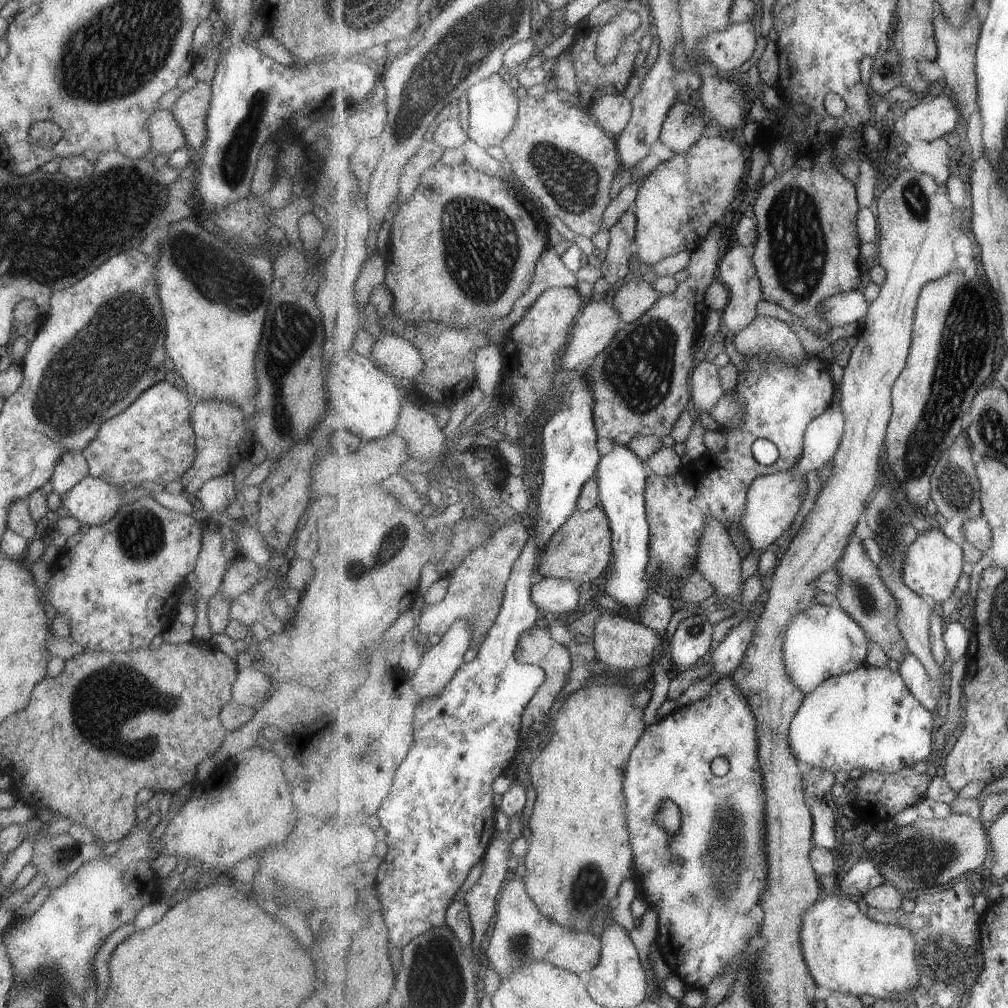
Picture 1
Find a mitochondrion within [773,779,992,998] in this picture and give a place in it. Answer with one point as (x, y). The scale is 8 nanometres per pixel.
(950, 964)

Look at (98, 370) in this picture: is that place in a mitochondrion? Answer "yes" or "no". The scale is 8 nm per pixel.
yes

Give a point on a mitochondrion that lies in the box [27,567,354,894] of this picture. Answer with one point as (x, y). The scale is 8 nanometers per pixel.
(104, 700)

